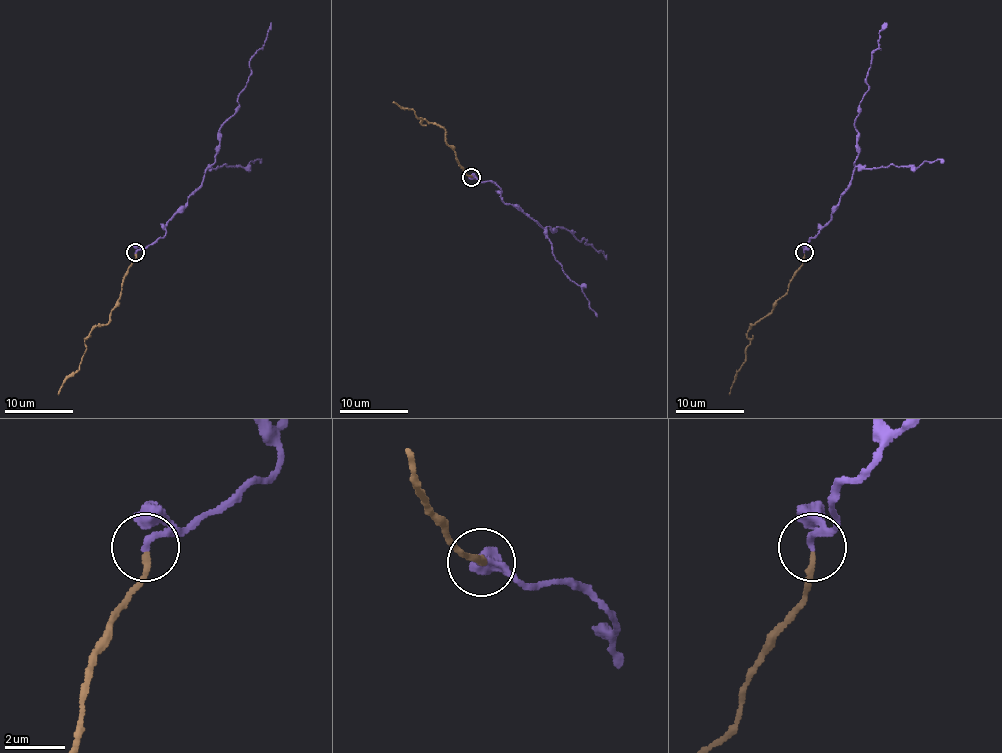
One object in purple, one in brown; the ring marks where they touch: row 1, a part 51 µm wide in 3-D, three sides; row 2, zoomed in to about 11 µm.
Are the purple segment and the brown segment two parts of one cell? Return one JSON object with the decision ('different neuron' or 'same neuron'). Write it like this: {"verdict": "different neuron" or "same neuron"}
{"verdict": "same neuron"}

